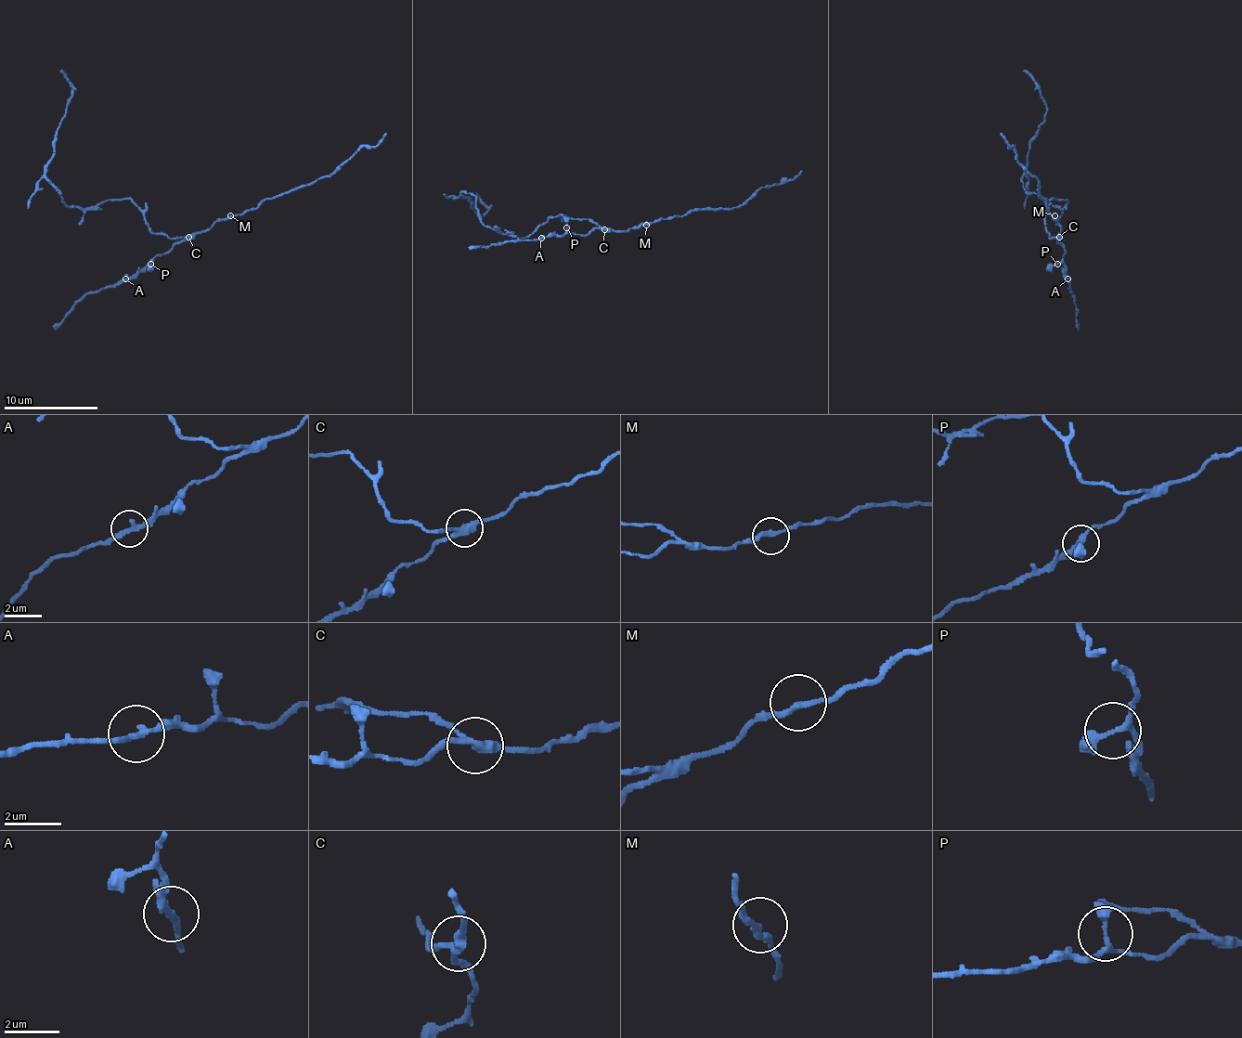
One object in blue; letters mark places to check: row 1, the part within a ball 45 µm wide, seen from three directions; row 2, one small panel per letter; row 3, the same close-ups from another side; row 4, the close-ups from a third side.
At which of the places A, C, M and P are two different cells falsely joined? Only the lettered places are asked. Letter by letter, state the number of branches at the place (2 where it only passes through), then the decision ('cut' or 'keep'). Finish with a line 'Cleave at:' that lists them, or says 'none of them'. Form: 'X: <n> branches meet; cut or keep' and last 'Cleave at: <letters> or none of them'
A: 2 branches meet; keep
C: 3 branches meet; cut
M: 2 branches meet; keep
P: 3 branches meet; keep
Cleave at: C

